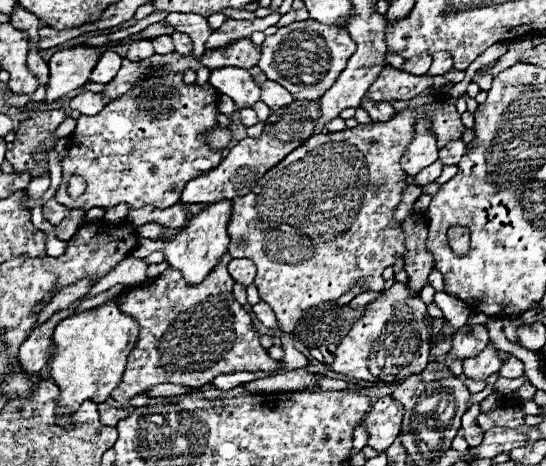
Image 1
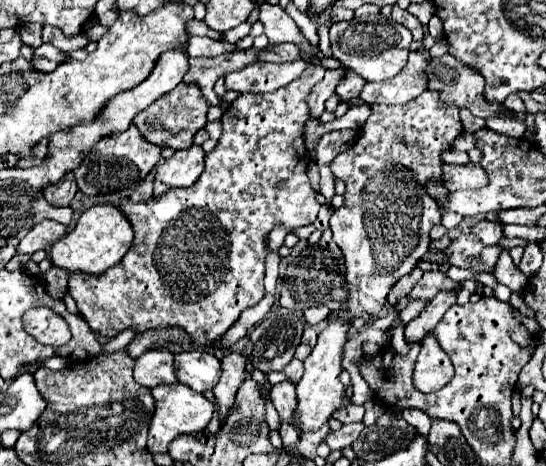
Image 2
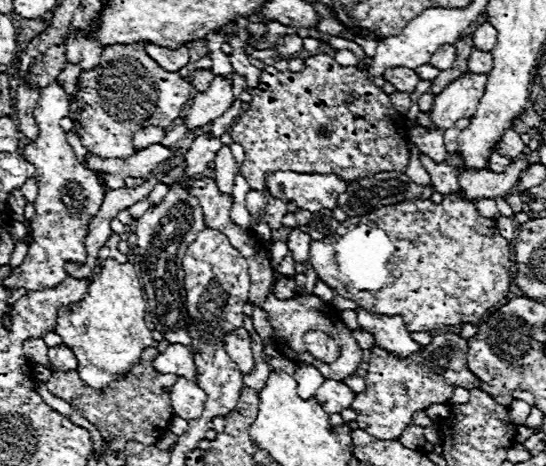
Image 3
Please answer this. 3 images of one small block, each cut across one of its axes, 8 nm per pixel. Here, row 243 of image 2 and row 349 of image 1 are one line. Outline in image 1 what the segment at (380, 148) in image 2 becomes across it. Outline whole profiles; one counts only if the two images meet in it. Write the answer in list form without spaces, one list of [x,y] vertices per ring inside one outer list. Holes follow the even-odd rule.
[[[394,282],[392,288],[380,292],[376,300],[364,306],[362,316],[352,324],[350,332],[336,348],[332,364],[334,372],[366,382],[396,382],[426,368],[428,352],[432,348],[432,326],[426,320],[426,304],[420,296],[412,296],[408,290],[408,284]]]

